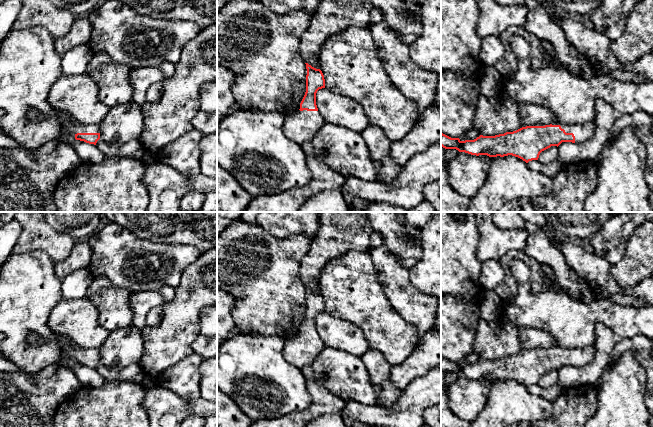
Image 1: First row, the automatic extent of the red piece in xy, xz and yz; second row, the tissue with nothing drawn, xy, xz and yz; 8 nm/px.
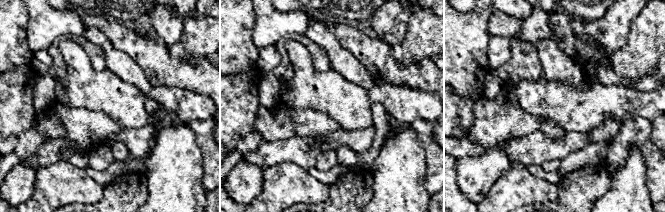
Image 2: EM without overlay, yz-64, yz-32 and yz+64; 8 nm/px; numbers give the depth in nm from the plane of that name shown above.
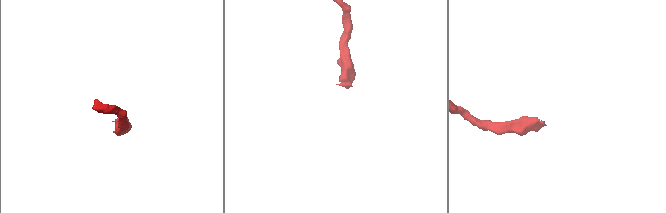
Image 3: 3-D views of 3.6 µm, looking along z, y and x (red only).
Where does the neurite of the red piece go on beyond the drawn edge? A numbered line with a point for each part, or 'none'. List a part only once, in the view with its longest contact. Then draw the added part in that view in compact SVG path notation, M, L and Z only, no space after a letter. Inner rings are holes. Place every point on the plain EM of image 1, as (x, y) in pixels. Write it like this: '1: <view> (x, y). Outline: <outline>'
1: yz (582, 356). Outline: M594 345L585 348L563 348L555 346L552 347L552 349L560 349L566 357L573 357L575 360L575 367L583 367L591 363L596 352Z

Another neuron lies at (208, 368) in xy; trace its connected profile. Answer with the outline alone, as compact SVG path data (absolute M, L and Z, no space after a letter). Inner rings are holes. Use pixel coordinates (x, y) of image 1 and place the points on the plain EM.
M217 358L204 359L199 370L201 398L217 404Z

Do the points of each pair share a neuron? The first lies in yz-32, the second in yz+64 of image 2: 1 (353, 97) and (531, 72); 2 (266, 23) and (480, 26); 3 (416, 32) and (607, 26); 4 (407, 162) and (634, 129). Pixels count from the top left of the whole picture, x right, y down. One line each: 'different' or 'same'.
1: different
2: different
3: different
4: different

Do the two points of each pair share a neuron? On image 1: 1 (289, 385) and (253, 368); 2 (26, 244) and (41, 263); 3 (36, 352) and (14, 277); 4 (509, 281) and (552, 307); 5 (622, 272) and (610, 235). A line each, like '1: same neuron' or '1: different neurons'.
1: same neuron
2: different neurons
3: same neuron
4: different neurons
5: different neurons

